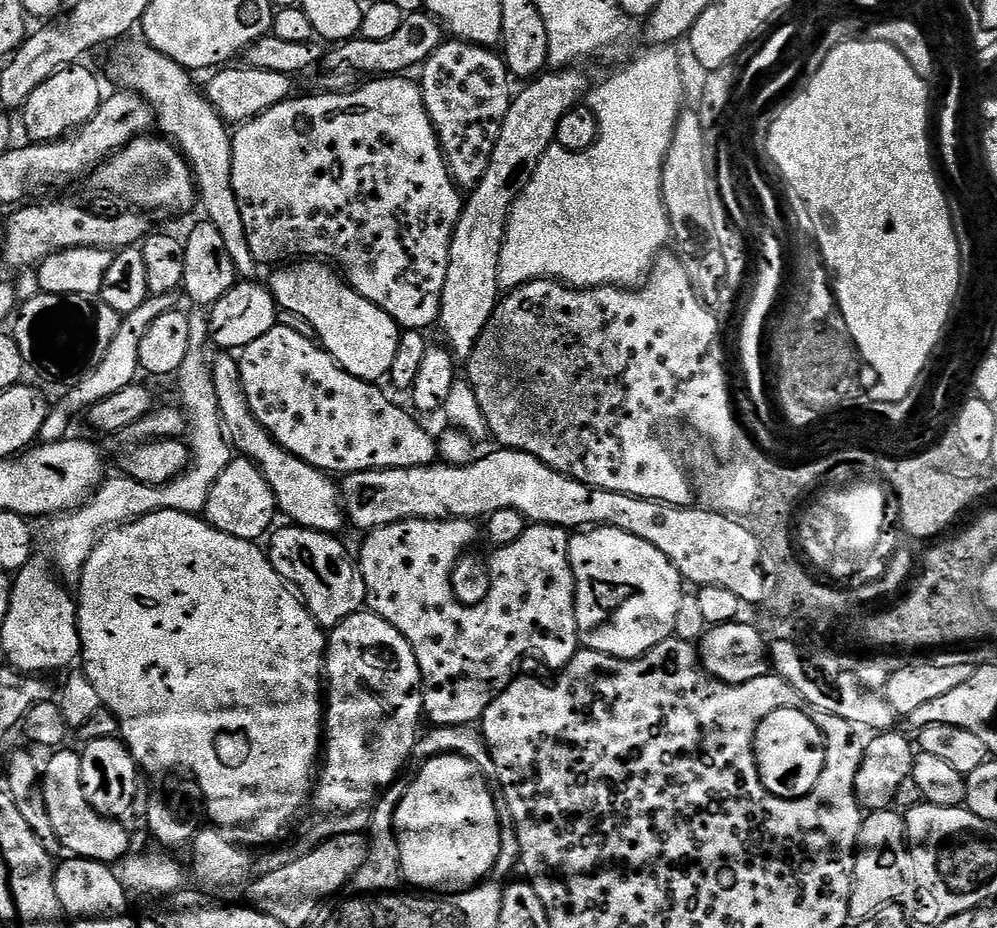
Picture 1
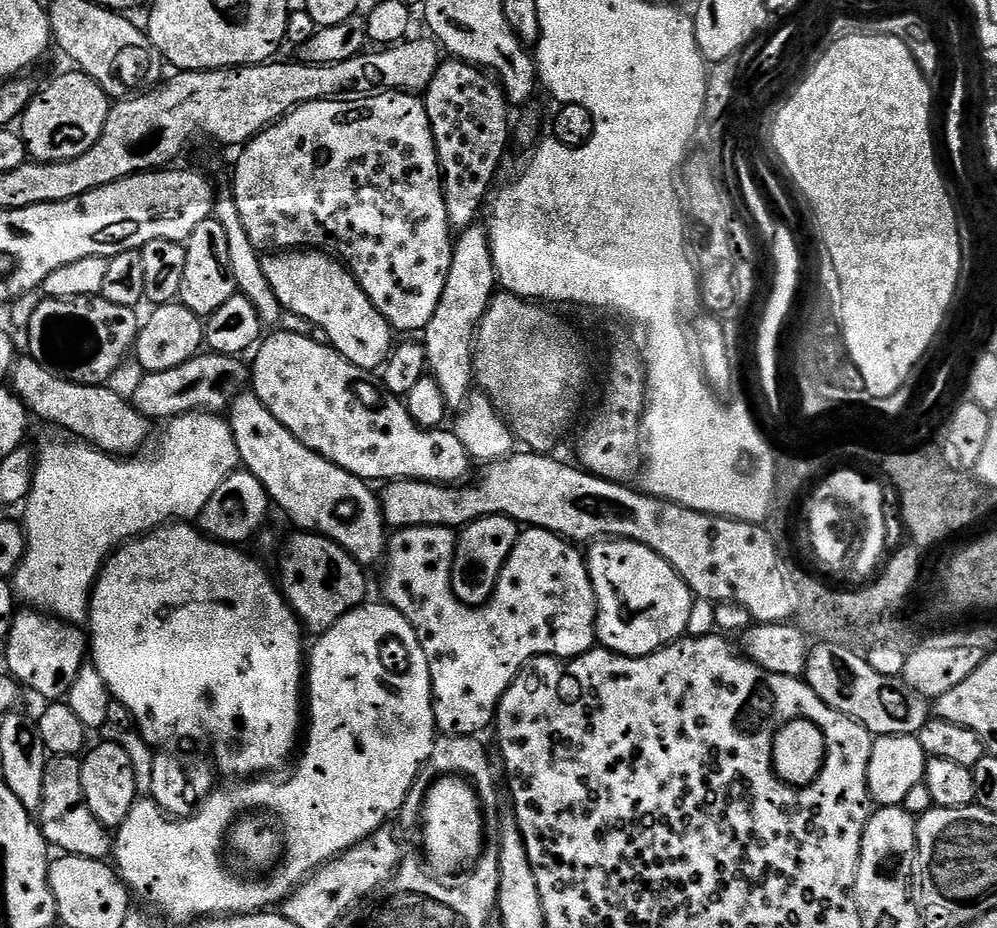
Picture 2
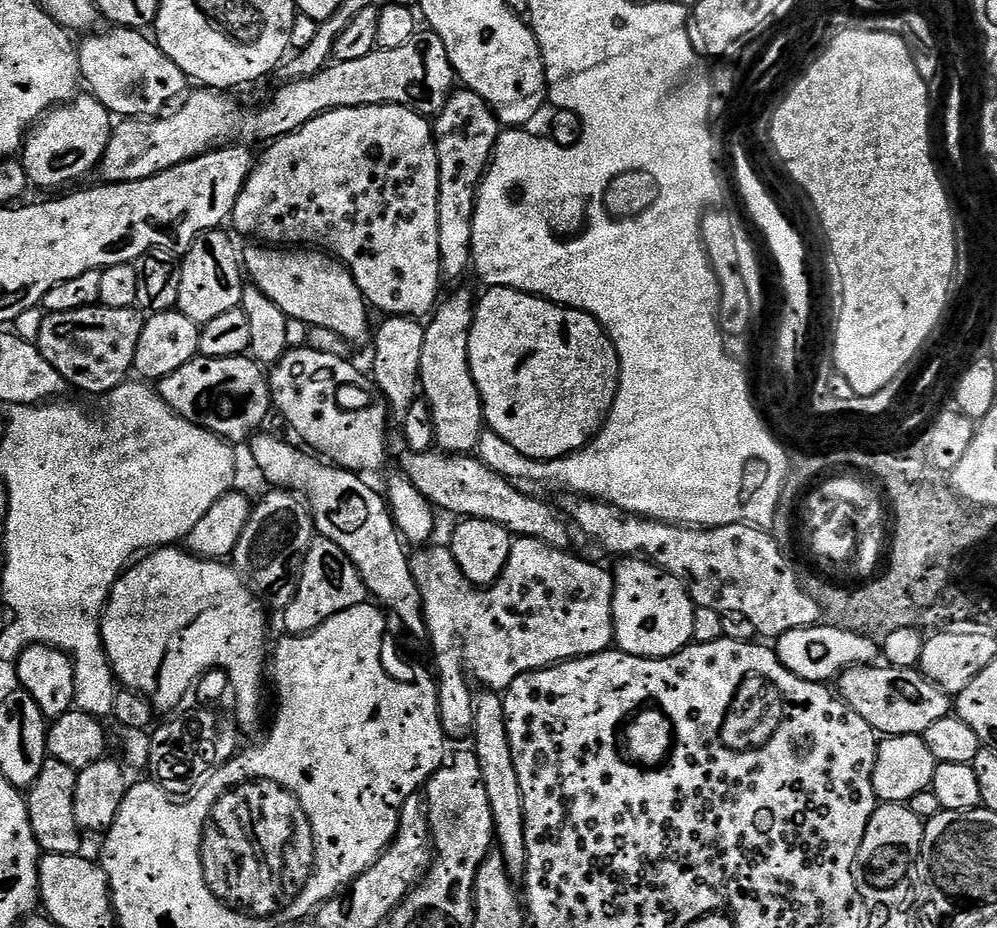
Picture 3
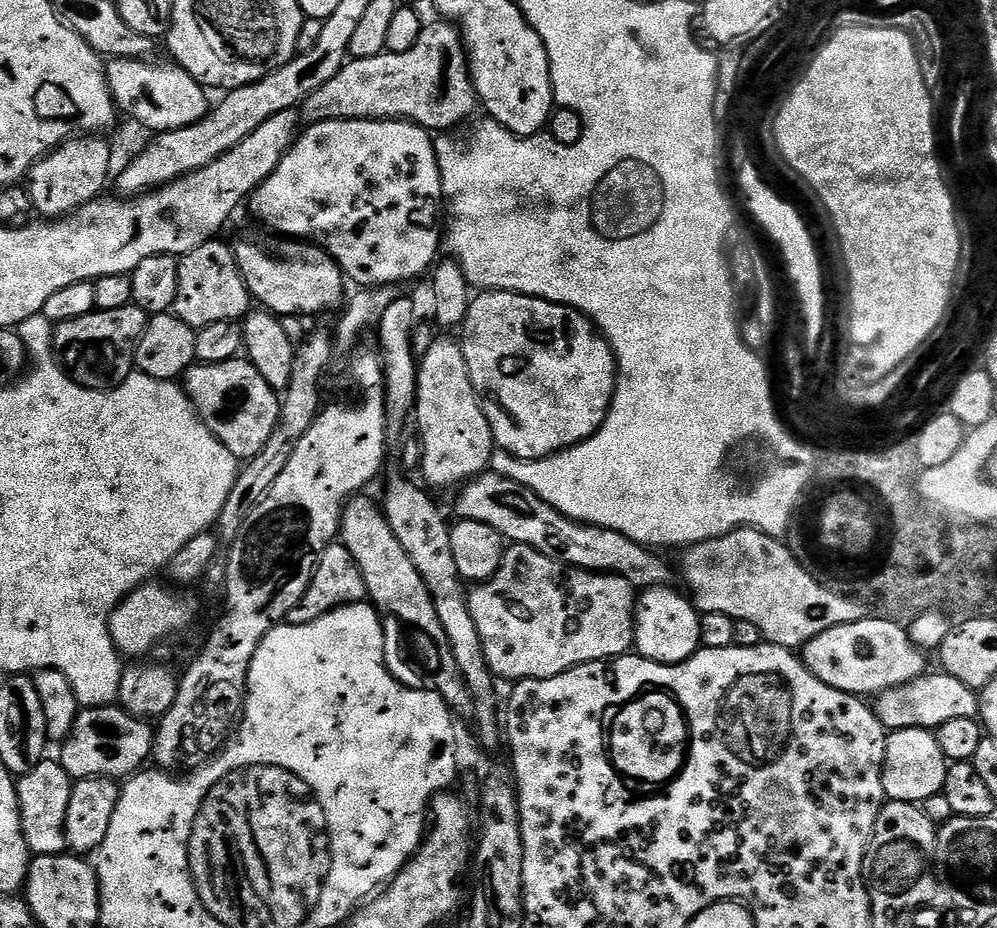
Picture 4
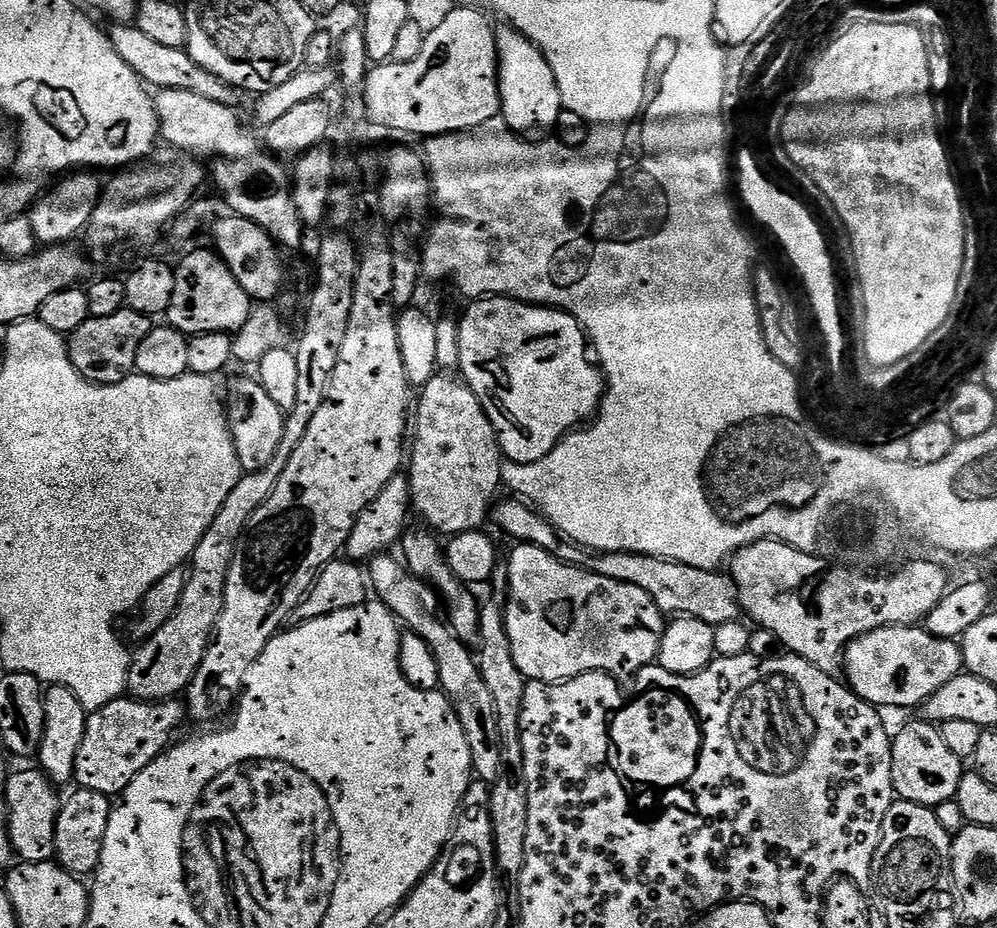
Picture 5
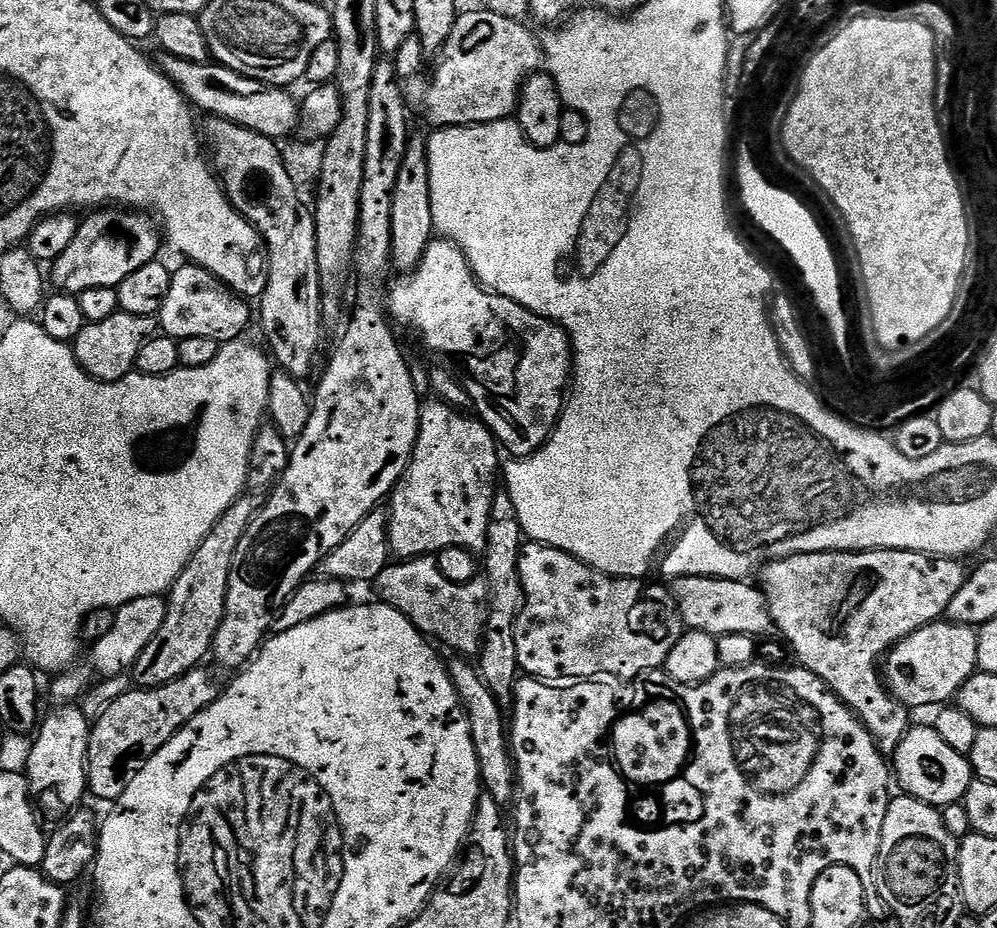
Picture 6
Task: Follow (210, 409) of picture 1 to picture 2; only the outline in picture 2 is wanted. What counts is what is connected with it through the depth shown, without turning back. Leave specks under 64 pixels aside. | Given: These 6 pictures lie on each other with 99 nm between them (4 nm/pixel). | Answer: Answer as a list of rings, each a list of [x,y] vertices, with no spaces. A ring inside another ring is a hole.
[[[188,413],[167,421],[165,428],[156,449],[149,456],[110,456],[83,442],[48,444],[39,449],[32,474],[32,489],[22,508],[22,527],[28,548],[10,580],[15,595],[19,599],[21,596],[29,609],[55,616],[73,626],[83,625],[88,619],[92,586],[113,551],[169,522],[195,521],[206,502],[210,502],[210,494],[226,482],[231,472],[241,467],[232,428],[223,417],[215,413]]]

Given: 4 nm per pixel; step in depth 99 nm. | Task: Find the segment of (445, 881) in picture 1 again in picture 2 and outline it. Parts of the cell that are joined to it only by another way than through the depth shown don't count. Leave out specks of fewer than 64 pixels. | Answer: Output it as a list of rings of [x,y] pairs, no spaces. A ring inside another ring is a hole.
[[[439,777],[429,785],[421,809],[420,830],[424,840],[425,859],[433,873],[447,876],[462,867],[473,863],[483,855],[484,814],[475,788],[463,777]]]

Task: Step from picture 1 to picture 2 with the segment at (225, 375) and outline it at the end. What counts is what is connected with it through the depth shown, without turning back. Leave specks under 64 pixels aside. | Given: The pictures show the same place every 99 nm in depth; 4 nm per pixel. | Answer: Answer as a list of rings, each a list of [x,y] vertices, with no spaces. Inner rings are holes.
[[[245,390],[240,393],[236,403],[230,409],[230,415],[227,417],[227,424],[231,426],[234,434],[234,446],[238,446],[240,463],[262,486],[268,491],[269,501],[276,504],[293,520],[297,529],[306,532],[315,532],[321,536],[326,536],[333,540],[335,544],[341,544],[361,566],[368,564],[379,565],[383,561],[386,551],[386,525],[384,523],[384,513],[380,510],[380,502],[377,493],[371,492],[369,485],[365,481],[359,480],[354,474],[334,466],[326,458],[322,458],[314,450],[310,450],[266,406],[251,390]]]

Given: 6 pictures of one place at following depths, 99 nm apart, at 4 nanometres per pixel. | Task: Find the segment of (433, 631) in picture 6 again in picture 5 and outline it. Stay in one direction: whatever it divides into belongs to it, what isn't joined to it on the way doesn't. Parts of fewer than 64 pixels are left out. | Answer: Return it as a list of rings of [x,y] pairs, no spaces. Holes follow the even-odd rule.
[[[435,374],[419,389],[420,401],[417,404],[415,401],[414,404],[416,437],[413,440],[411,437],[410,459],[406,464],[411,507],[415,514],[417,512],[429,524],[425,525],[433,533],[444,532],[445,537],[456,536],[460,532],[477,531],[483,525],[480,523],[487,519],[489,506],[497,499],[496,487],[499,489],[502,484],[502,453],[494,426],[467,384],[454,379],[456,378],[448,374]]]

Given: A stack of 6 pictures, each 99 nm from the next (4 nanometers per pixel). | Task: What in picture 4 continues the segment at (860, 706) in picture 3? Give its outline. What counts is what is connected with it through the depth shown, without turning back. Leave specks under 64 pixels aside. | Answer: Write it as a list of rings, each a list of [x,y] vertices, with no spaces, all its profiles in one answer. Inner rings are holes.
[[[936,670],[936,673],[919,676],[909,684],[897,688],[887,688],[874,700],[876,717],[889,730],[897,728],[926,728],[935,730],[942,722],[951,722],[954,718],[977,719],[980,714],[980,698],[977,689],[958,682],[949,672]]]

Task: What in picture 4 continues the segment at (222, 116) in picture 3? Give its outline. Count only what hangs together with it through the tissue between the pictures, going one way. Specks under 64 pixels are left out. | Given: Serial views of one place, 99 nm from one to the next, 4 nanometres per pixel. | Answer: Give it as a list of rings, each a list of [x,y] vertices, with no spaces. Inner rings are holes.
[[[425,23],[418,42],[414,42],[414,46],[410,46],[410,50],[406,50],[405,52],[390,52],[385,50],[374,58],[362,58],[361,60],[349,59],[341,72],[334,74],[334,78],[330,78],[330,82],[326,82],[326,86],[322,86],[319,90],[314,90],[314,94],[310,94],[310,98],[304,101],[302,105],[303,119],[308,124],[317,124],[323,120],[410,120],[412,123],[419,124],[420,127],[429,129],[436,134],[447,133],[449,130],[452,130],[448,128],[462,123],[475,108],[478,108],[476,87],[472,84],[472,73],[468,71],[468,53],[464,51],[464,42],[460,38],[459,31],[451,23],[439,23]]]

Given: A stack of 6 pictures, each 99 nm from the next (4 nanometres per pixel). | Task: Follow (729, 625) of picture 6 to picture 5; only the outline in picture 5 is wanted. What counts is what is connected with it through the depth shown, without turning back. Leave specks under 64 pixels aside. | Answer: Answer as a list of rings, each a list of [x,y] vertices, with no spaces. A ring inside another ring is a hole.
[[[519,498],[508,499],[512,500],[502,501],[501,499],[491,509],[490,520],[491,522],[493,520],[506,535],[513,536],[513,541],[538,546],[552,553],[563,564],[575,564],[578,568],[588,568],[590,564],[591,571],[602,574],[606,578],[614,578],[614,582],[630,582],[630,586],[638,586],[646,590],[646,594],[654,598],[656,605],[665,614],[689,616],[713,626],[741,619],[740,601],[734,595],[733,585],[725,575],[724,577],[721,575],[721,571],[690,566],[673,560],[663,560],[657,556],[647,556],[637,552],[596,554],[591,557],[593,559],[591,564],[588,562],[589,553],[579,544],[565,542],[560,533],[553,528],[552,523],[544,519],[531,503]]]

